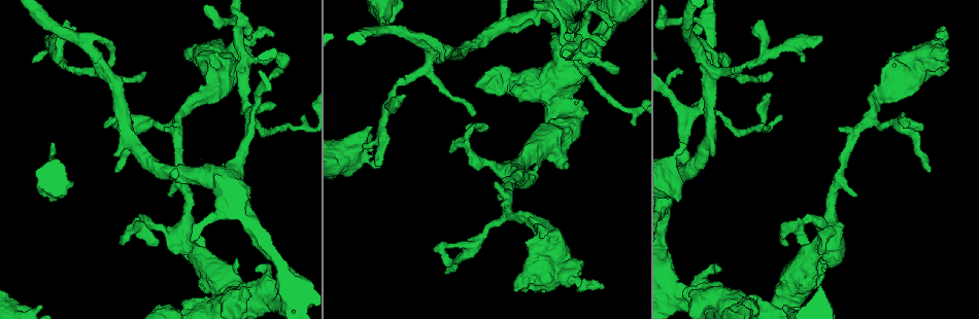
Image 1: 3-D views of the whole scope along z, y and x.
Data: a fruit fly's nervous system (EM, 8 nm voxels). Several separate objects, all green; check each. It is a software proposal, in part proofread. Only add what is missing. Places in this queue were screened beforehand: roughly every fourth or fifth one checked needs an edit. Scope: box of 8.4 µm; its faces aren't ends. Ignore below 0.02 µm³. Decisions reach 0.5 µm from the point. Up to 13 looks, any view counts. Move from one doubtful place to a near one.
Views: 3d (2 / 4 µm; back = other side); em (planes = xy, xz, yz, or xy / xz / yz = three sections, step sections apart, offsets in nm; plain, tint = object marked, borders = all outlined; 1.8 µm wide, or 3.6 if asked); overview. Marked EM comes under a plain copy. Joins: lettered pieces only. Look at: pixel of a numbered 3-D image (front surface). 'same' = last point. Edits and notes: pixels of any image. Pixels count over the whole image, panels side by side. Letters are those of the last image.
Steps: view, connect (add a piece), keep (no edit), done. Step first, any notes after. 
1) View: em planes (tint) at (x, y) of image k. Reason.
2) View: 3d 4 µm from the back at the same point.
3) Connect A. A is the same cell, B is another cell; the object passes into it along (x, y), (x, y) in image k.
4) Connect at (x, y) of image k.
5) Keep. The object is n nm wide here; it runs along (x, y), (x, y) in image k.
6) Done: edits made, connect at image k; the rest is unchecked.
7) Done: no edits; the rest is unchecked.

View: em planes (tint) at (257, 270) of image 1. Branch stops here.

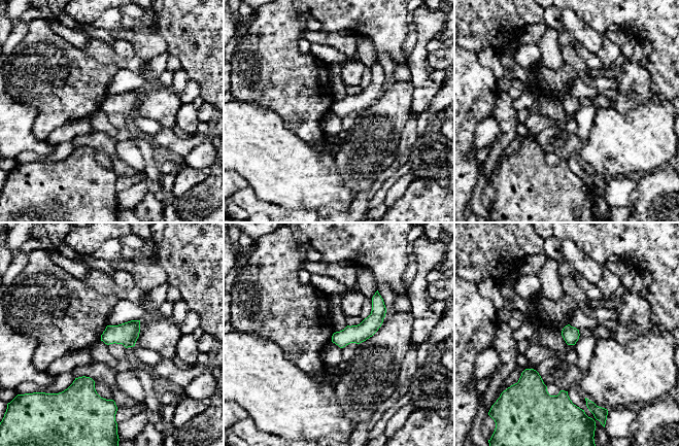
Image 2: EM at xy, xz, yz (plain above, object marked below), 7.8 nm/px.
View: em planes (borders) at the same point.

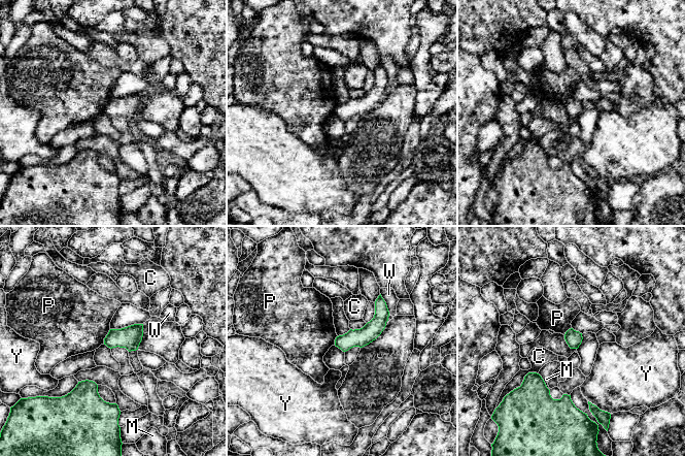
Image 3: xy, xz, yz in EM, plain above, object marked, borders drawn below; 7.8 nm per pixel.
Keep. C, M, P, W and Y are other cells; it runs along (380, 300), (362, 337), (337, 343) in image 3; no lettered piece goes on from it.

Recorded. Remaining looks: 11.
View: em planes (borders) at (685, 147) of image 1. An open end.

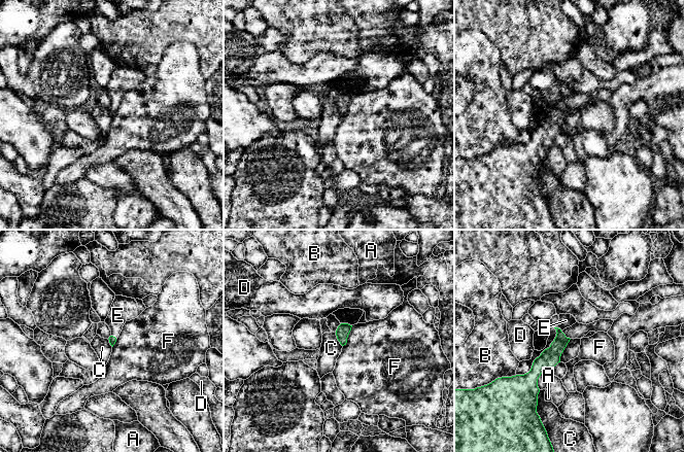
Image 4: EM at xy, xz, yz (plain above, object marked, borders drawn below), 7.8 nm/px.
Connect E. E is the same cell, A, B, C, D and F are other cells; it goes on there.

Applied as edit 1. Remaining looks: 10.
View: overview.

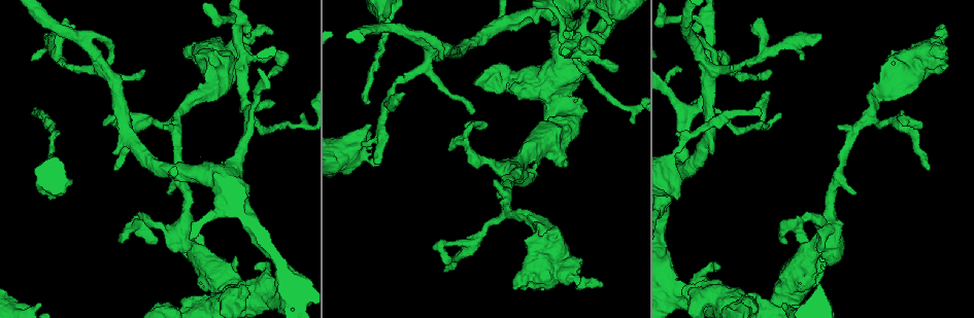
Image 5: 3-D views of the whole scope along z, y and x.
View: em planes (tint) at (183, 235) of image 5. Calibre changes.

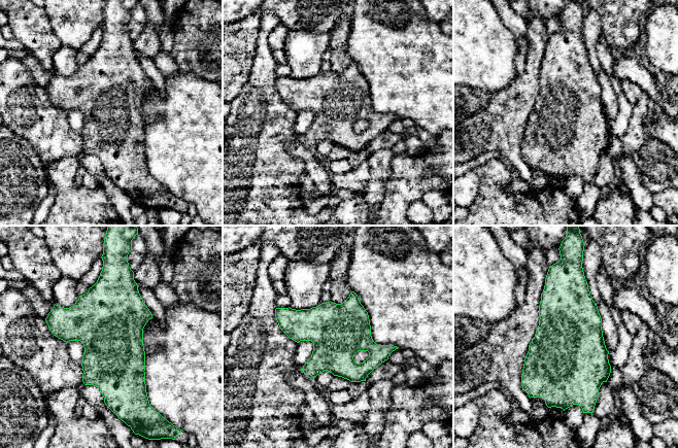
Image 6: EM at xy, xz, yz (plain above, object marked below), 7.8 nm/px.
View: em planes (borders) at the same point. See the neighbours.

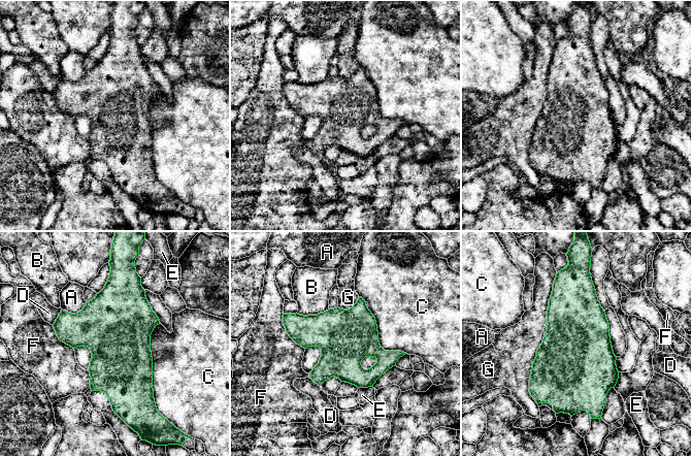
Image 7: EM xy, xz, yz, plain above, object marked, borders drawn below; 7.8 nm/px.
Keep. The longest contact is with G, 950 nm; A, B, C, D, E, F and G are other cells; a border runs along (160, 323), (151, 334), (156, 405) in image 7; none of them fits.

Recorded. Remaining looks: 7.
View: 3d 4 µm at (366, 124) of image 5.

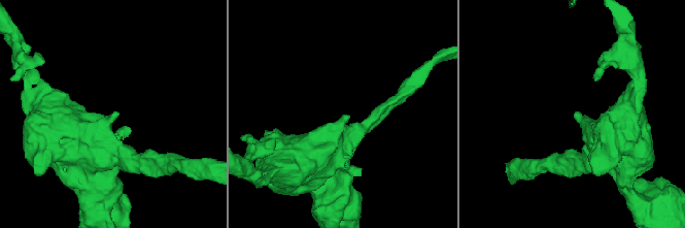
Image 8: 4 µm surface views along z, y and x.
View: em xy step 8 (borders) at (113, 112) of image 8.

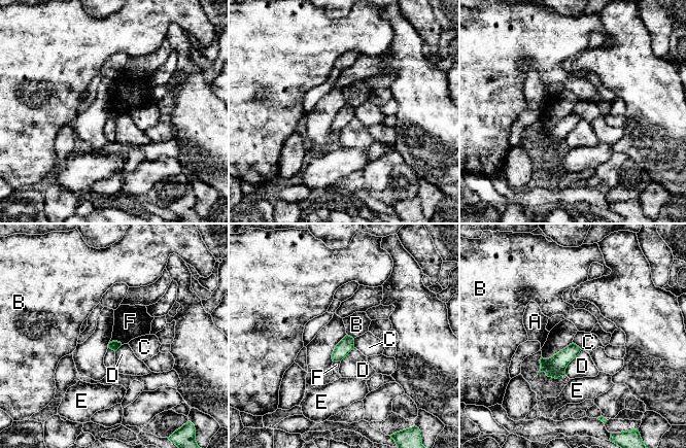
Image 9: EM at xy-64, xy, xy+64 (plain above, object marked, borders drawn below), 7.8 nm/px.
View: em planes (borders) at the same point. Cut it another way.

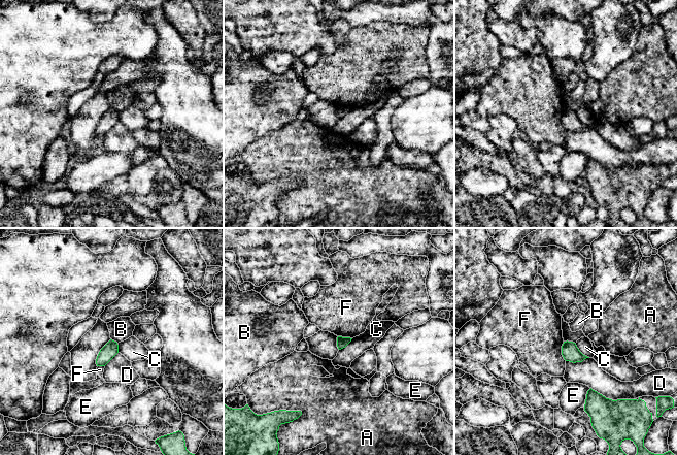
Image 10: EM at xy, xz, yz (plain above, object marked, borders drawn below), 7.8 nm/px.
Keep. A, B, C, D, E and F are other cells; a border runs along (575, 344), (583, 354), (589, 357) in image 10; none of them fits.

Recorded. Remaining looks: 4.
View: 3d 2 µm at (602, 41) of image 5. Free end.

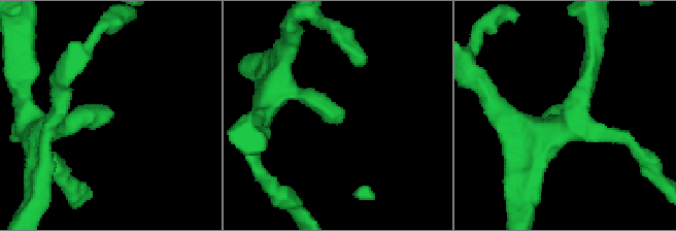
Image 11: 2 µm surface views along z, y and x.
View: em planes (tint) at (339, 120) of image 11.

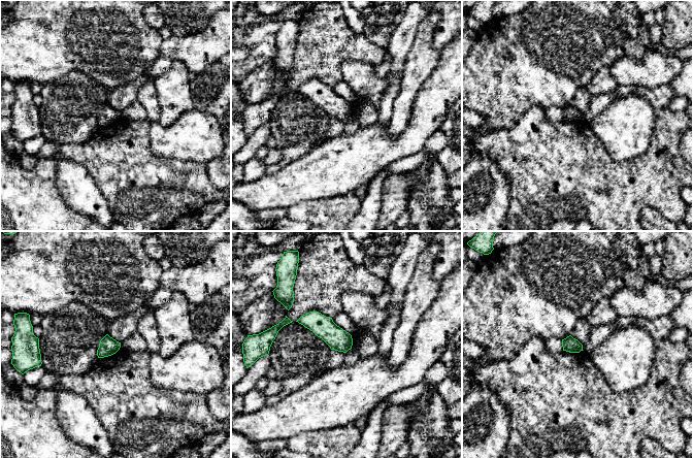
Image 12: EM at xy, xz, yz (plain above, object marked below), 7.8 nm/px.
View: em planes (borders) at the same point. What lies round it.

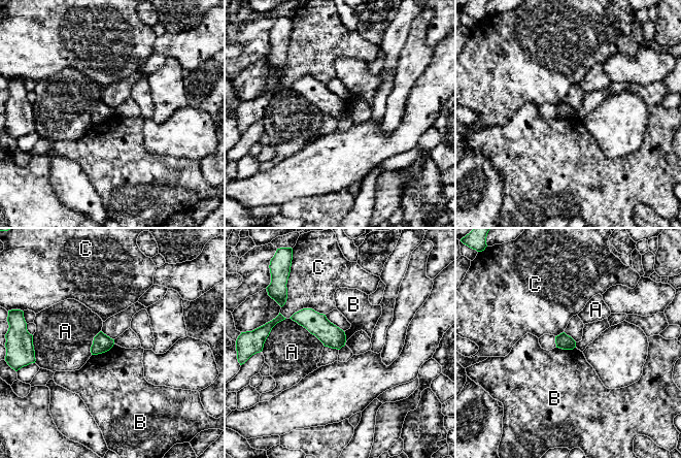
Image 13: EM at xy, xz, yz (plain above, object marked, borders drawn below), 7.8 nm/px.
Keep. The object is 120 nm wide here; the longest contact is with A, 360 nm; A, B and C are other cells; none of them fits.

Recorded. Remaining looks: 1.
Done: edits made, connect at image 4; the rest is unchecked.

